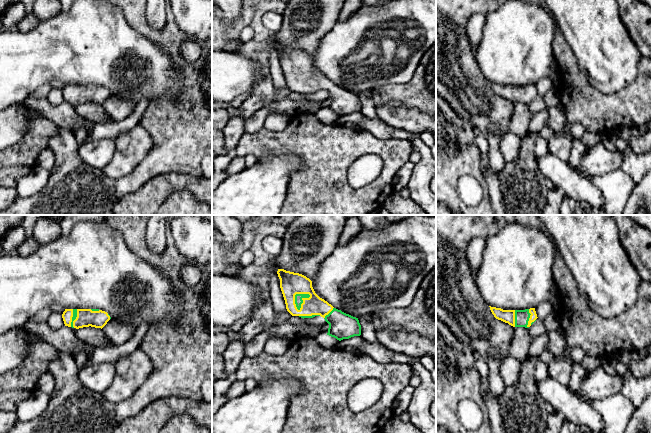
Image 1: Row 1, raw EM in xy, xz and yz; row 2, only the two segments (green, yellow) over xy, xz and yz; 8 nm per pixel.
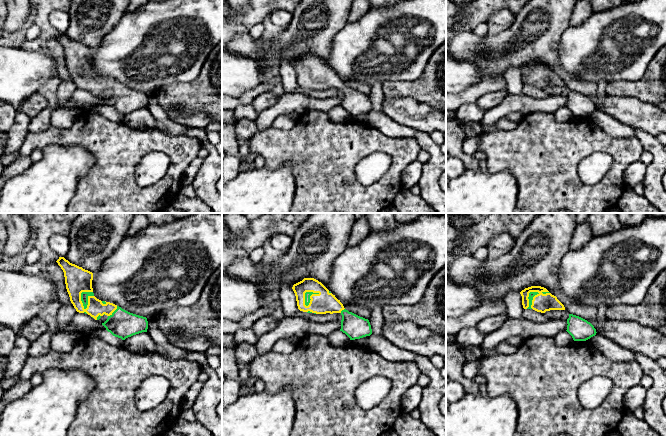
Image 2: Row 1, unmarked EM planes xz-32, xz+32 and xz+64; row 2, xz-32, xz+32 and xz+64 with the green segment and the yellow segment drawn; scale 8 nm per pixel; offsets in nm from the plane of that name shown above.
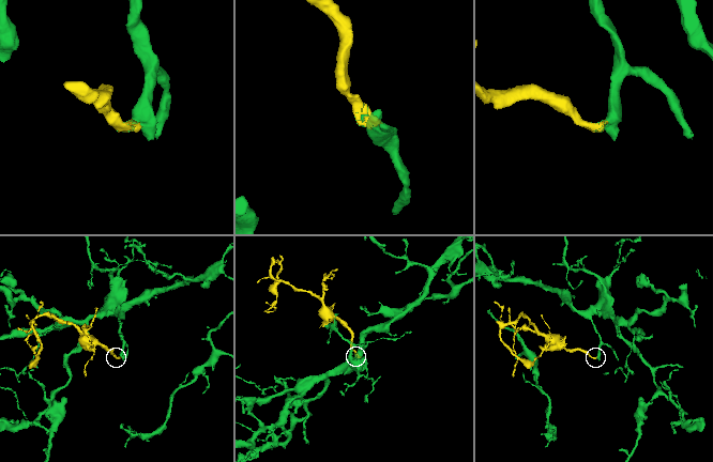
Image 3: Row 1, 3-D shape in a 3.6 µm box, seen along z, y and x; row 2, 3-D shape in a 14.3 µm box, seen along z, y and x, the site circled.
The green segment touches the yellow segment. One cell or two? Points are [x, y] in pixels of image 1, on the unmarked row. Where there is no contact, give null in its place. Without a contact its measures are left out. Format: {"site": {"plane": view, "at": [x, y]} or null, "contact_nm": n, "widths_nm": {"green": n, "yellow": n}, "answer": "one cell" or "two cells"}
{"site": {"plane": "xz", "at": [302, 76]}, "contact_nm": 170, "widths_nm": {"green": 60, "yellow": 180}, "answer": "one cell"}

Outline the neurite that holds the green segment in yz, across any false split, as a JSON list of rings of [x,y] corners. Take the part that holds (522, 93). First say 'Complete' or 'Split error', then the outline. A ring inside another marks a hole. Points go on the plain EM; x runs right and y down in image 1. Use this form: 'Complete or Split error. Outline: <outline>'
Split error. Outline: [[[490,83],[494,93],[513,103],[529,104],[538,94],[535,84],[525,86],[503,86],[501,84]]]

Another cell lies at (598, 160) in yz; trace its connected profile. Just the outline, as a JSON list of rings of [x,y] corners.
[[[603,141],[588,149],[576,170],[583,176],[601,176],[621,169],[624,151],[608,149]]]

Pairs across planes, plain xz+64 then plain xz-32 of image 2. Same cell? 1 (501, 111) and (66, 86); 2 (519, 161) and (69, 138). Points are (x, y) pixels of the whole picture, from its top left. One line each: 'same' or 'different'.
1: different
2: same

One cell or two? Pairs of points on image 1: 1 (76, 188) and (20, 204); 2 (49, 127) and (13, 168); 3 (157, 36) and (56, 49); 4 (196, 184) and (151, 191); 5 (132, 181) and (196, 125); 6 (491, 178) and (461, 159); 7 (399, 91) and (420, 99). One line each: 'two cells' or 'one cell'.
1: one cell
2: one cell
3: two cells
4: one cell
5: one cell
6: two cells
7: one cell

